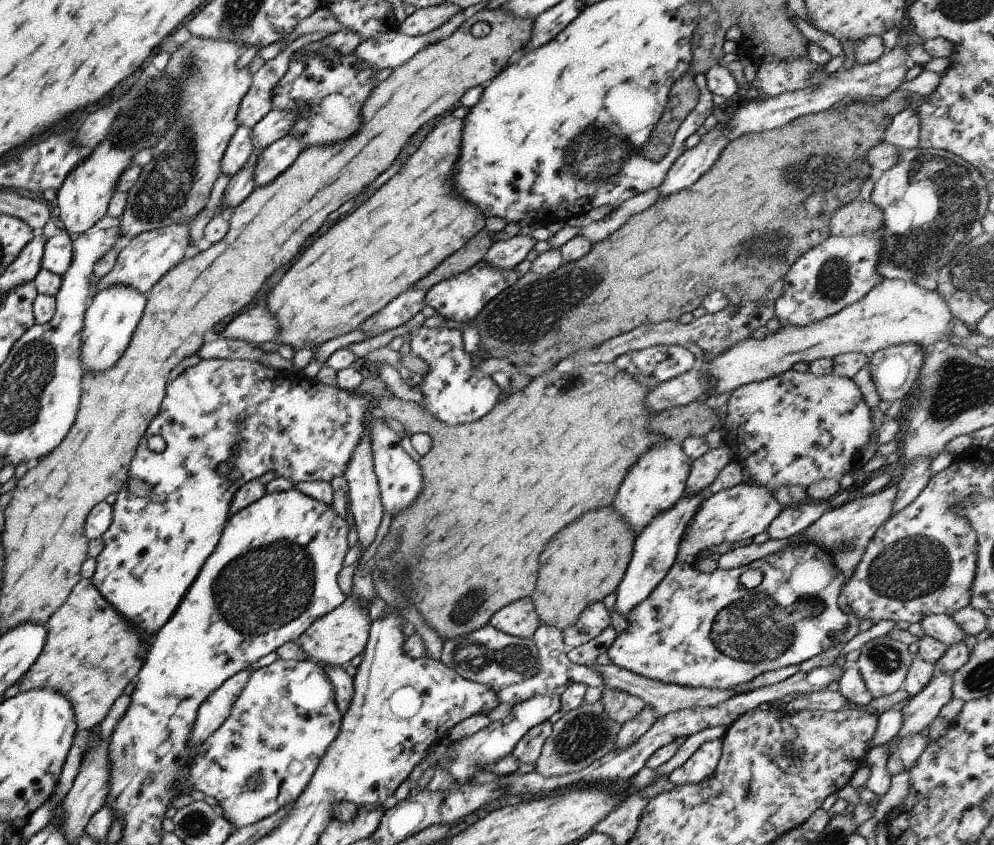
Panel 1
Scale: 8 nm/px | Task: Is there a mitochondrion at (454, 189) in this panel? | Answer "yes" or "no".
no

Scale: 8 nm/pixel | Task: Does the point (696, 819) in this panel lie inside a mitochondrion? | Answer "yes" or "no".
yes

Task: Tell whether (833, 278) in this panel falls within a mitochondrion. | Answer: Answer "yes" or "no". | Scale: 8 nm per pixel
yes

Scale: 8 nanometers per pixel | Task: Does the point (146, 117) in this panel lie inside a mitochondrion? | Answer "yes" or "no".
yes

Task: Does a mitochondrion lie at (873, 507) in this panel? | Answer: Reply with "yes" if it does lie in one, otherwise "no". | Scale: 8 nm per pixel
no

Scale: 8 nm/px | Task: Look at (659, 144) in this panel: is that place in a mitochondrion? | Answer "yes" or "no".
yes

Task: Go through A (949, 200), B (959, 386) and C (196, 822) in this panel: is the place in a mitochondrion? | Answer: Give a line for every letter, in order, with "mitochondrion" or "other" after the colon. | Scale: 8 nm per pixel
A: mitochondrion
B: mitochondrion
C: mitochondrion

